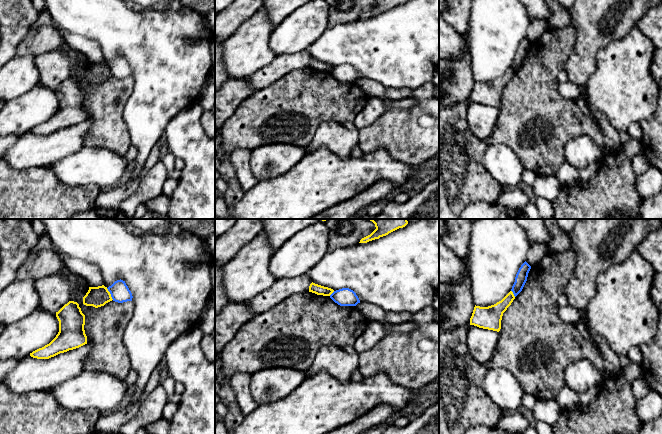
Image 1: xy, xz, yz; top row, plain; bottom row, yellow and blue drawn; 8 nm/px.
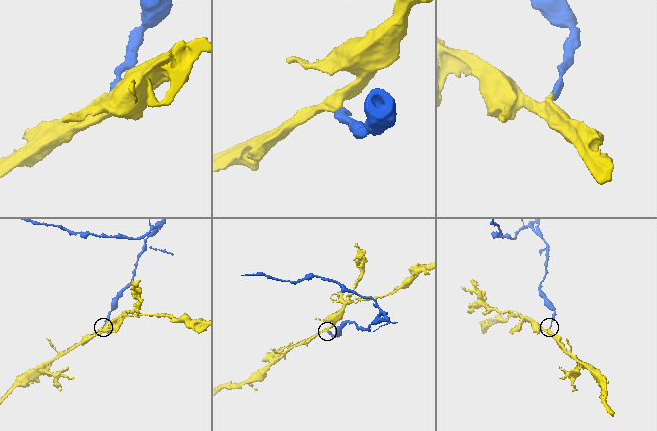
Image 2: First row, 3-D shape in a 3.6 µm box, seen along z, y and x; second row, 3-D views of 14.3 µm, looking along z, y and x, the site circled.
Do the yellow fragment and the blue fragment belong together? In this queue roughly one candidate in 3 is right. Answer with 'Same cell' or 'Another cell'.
Another cell

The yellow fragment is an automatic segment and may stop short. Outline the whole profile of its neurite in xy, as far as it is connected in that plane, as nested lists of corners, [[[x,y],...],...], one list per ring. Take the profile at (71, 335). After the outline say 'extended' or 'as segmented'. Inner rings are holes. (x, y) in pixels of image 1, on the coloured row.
[[[69,301],[56,312],[56,317],[59,321],[58,334],[49,344],[30,353],[31,357],[49,359],[87,344],[85,315],[77,302]]]; as segmented

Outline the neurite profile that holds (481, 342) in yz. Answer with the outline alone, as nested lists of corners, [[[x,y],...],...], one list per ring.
[[[470,325],[467,345],[472,357],[486,364],[495,352],[499,341],[499,332]]]

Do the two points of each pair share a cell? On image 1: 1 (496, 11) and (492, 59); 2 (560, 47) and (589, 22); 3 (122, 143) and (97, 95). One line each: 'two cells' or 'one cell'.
1: one cell
2: two cells
3: one cell

